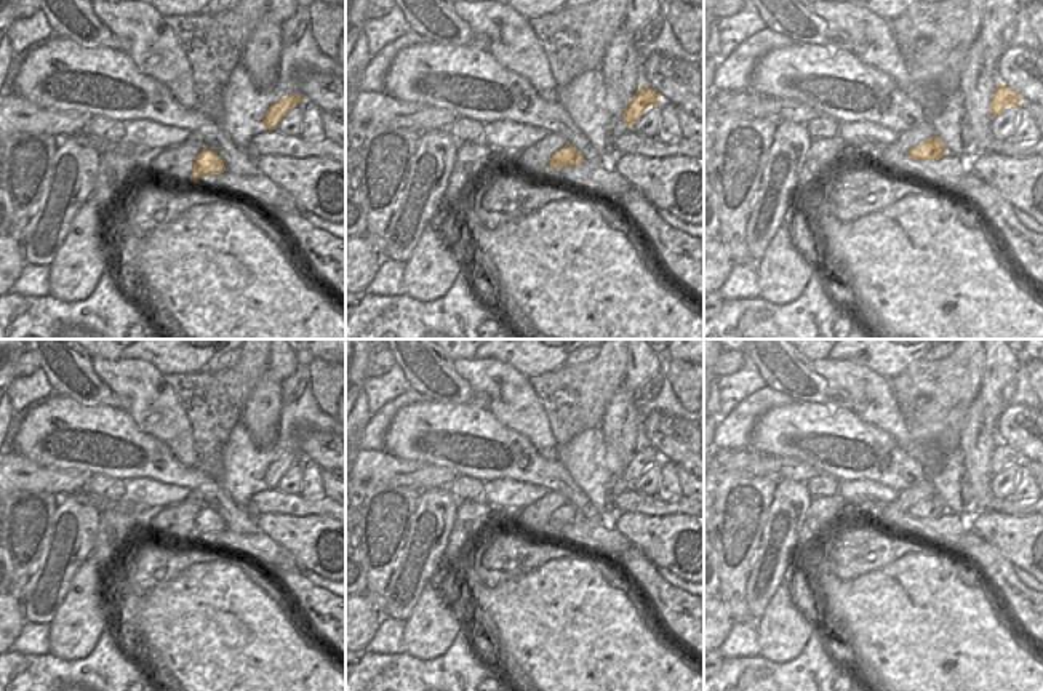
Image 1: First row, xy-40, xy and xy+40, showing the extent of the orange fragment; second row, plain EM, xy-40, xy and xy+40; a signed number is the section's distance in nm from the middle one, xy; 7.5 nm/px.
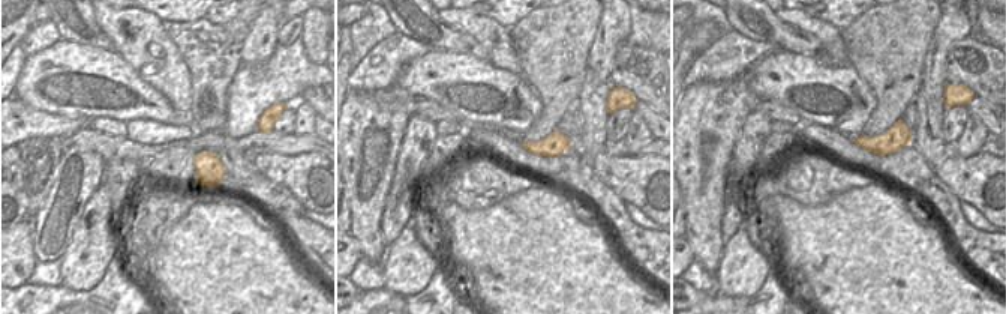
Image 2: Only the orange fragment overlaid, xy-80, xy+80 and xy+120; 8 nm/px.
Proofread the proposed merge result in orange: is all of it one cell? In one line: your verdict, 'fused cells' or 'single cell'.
single cell

